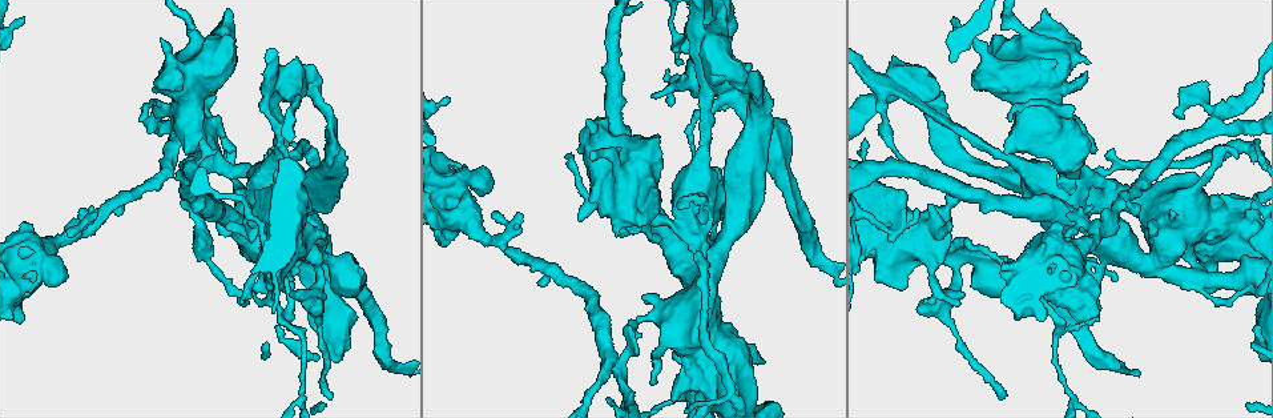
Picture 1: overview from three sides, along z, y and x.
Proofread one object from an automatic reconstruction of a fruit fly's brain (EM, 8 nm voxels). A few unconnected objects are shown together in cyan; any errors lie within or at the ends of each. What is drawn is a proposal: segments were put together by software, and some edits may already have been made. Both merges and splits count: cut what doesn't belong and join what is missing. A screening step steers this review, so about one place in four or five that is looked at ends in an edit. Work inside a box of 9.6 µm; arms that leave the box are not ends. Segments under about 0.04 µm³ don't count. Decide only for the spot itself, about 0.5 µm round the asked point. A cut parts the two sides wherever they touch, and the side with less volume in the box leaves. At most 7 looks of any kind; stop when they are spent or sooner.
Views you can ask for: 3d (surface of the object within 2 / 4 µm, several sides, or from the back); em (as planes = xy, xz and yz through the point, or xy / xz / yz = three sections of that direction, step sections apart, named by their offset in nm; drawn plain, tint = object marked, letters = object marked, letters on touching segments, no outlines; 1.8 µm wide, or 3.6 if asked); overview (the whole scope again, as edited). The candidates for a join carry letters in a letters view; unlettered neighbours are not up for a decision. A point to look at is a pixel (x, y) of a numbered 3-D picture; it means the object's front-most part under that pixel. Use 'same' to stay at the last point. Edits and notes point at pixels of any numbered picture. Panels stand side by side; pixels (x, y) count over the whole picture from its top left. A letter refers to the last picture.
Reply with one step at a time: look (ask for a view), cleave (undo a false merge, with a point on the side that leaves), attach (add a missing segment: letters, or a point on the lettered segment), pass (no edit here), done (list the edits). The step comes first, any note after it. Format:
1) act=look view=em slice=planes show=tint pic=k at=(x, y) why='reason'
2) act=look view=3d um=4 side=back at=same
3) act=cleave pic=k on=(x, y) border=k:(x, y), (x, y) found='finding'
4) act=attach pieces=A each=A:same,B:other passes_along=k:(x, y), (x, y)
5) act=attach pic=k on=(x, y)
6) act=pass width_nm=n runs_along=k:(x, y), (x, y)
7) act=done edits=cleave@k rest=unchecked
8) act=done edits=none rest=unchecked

act=look view=3d um=4 pic=1 at=(1053, 127) why='calibre changes'

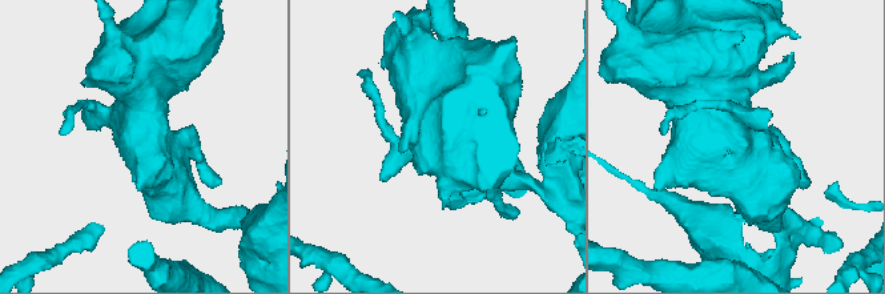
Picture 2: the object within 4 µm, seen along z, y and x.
act=look view=em um=3.6 slice=planes show=tint pic=2 at=(733, 148)

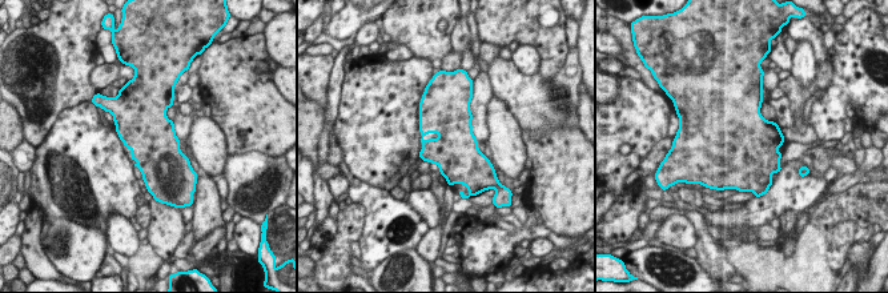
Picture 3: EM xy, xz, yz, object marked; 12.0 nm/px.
act=look view=em um=3.6 slice=planes show=letters at=same

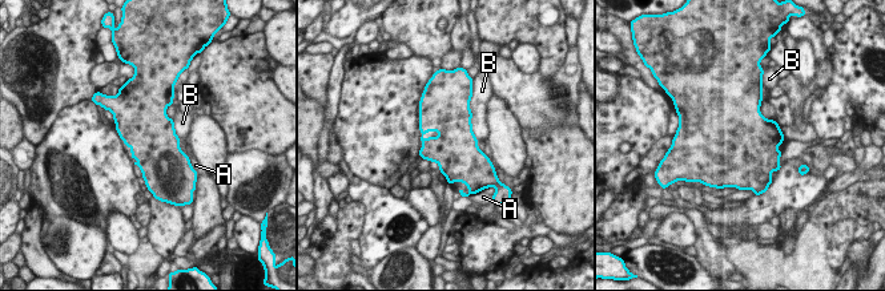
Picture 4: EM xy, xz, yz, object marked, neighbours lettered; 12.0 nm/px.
act=pass each=A:other,B:other border=4:(469, 102), (473, 133), (478, 138) found='continuous, no second neuron'

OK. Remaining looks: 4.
act=look view=3d um=4 pic=1 at=(950, 251) why='thin neck'

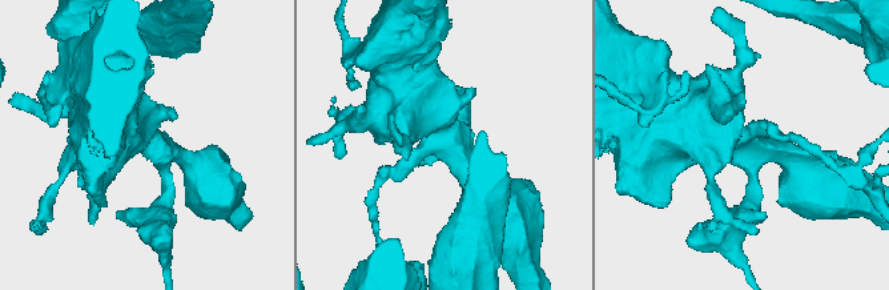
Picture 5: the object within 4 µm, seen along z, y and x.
act=look view=em um=3.6 slice=xz step=4 show=tint pic=5 at=(740, 142)

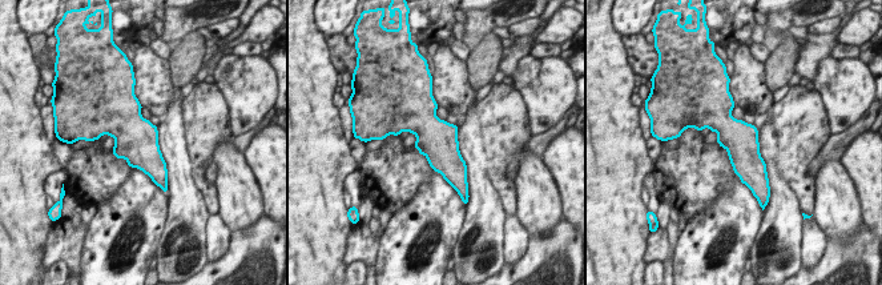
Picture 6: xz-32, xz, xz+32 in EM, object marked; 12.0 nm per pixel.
act=look view=em um=3.6 slice=xy step=4 show=letters at=same why='another direction'

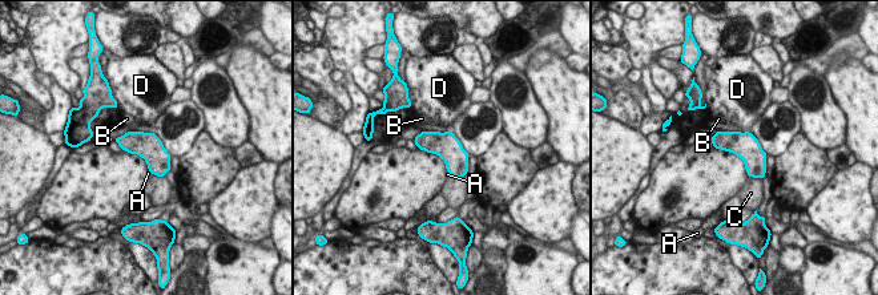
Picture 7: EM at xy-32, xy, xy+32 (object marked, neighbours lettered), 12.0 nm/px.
act=pass each=A:other,B:other,C:other,D:other border=7:(741, 130), (748, 132) found='continuous, no second neuron'

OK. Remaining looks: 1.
act=done edits=none rest=unchecked

